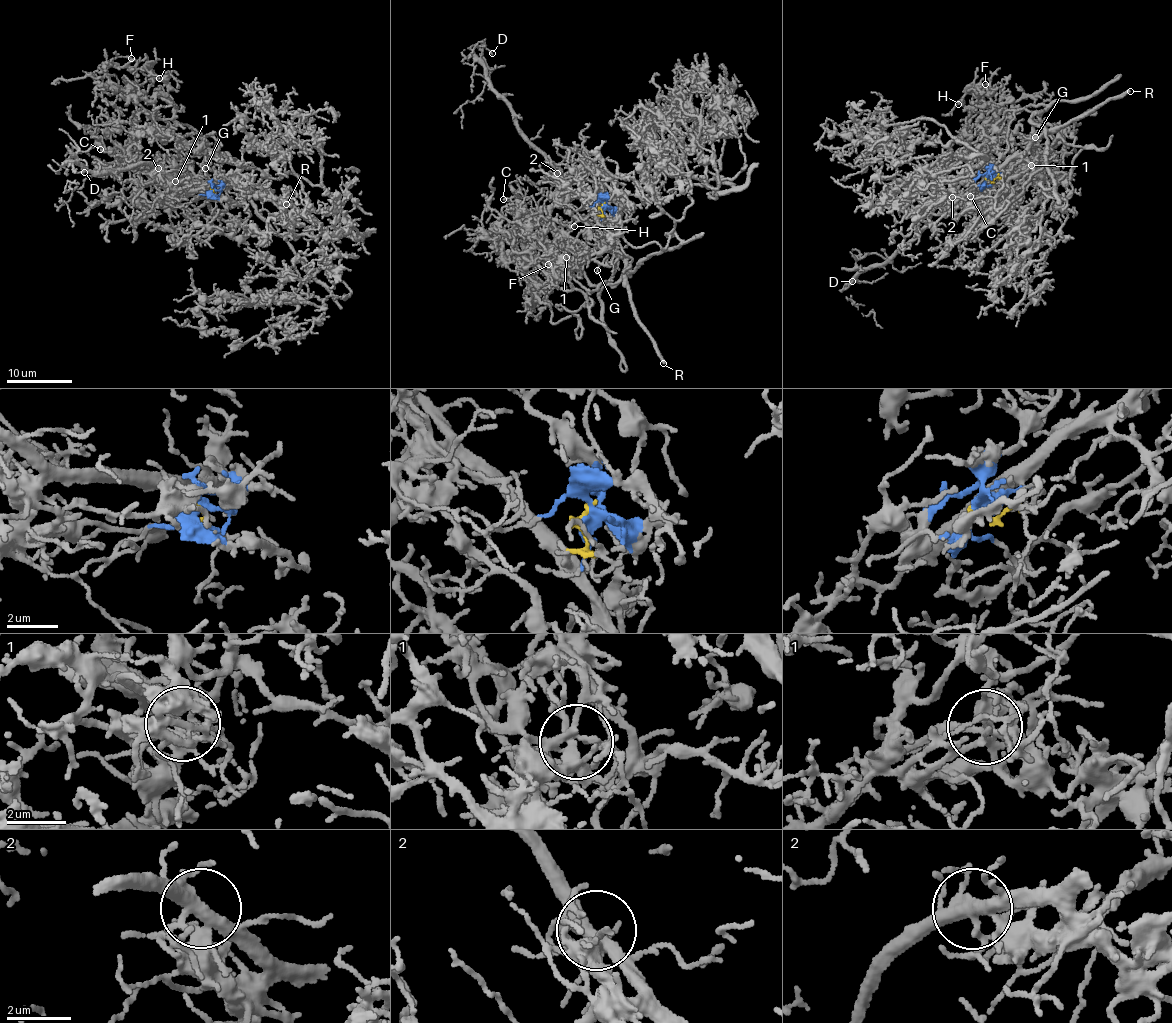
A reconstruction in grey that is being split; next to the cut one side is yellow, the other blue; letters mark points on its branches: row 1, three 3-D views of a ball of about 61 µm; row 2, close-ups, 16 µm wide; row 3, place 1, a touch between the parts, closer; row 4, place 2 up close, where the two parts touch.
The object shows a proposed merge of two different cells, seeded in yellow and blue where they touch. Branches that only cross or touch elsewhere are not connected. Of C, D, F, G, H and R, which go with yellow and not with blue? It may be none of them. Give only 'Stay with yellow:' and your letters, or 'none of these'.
Stay with yellow: D, G, R

